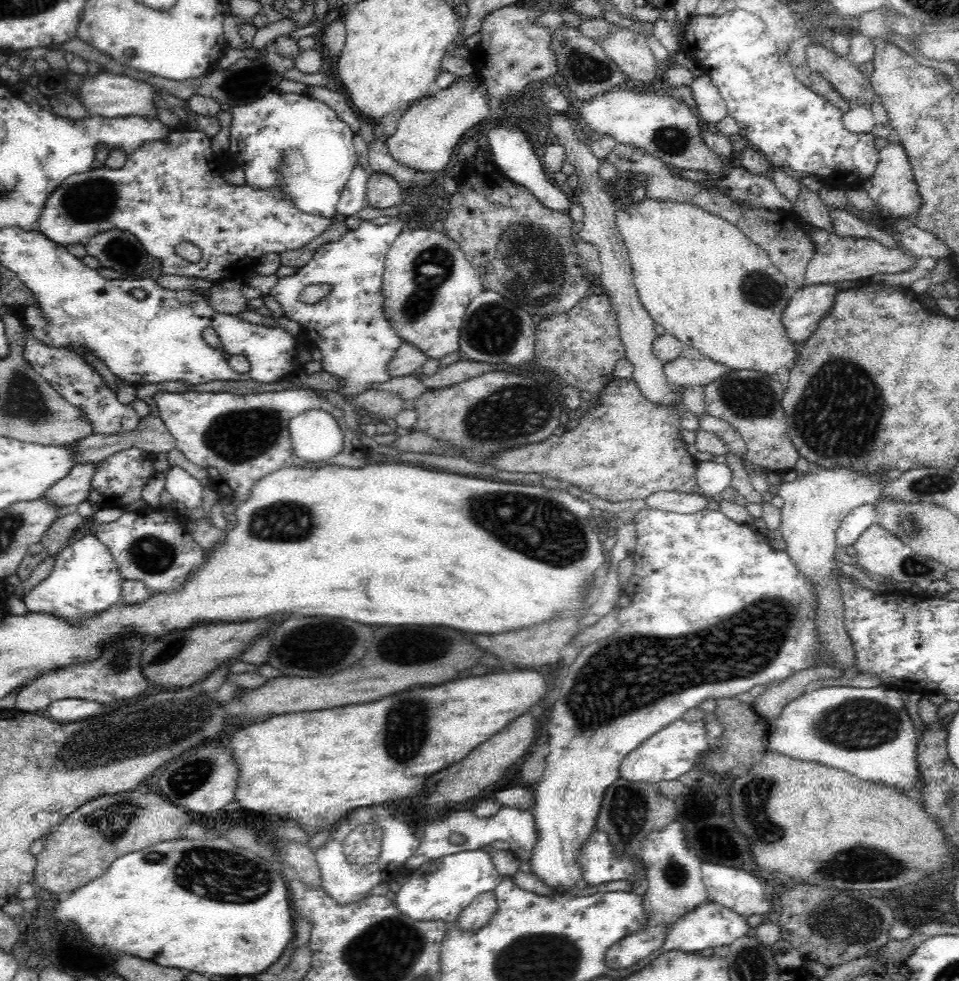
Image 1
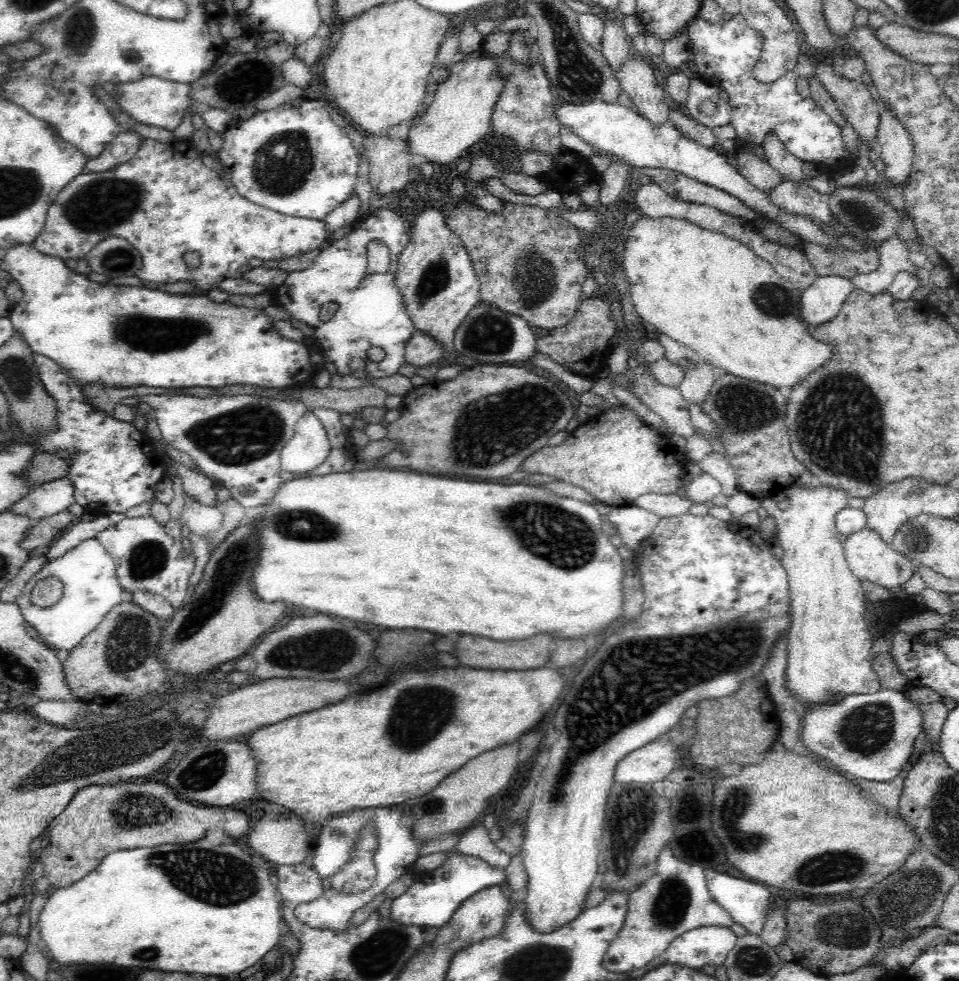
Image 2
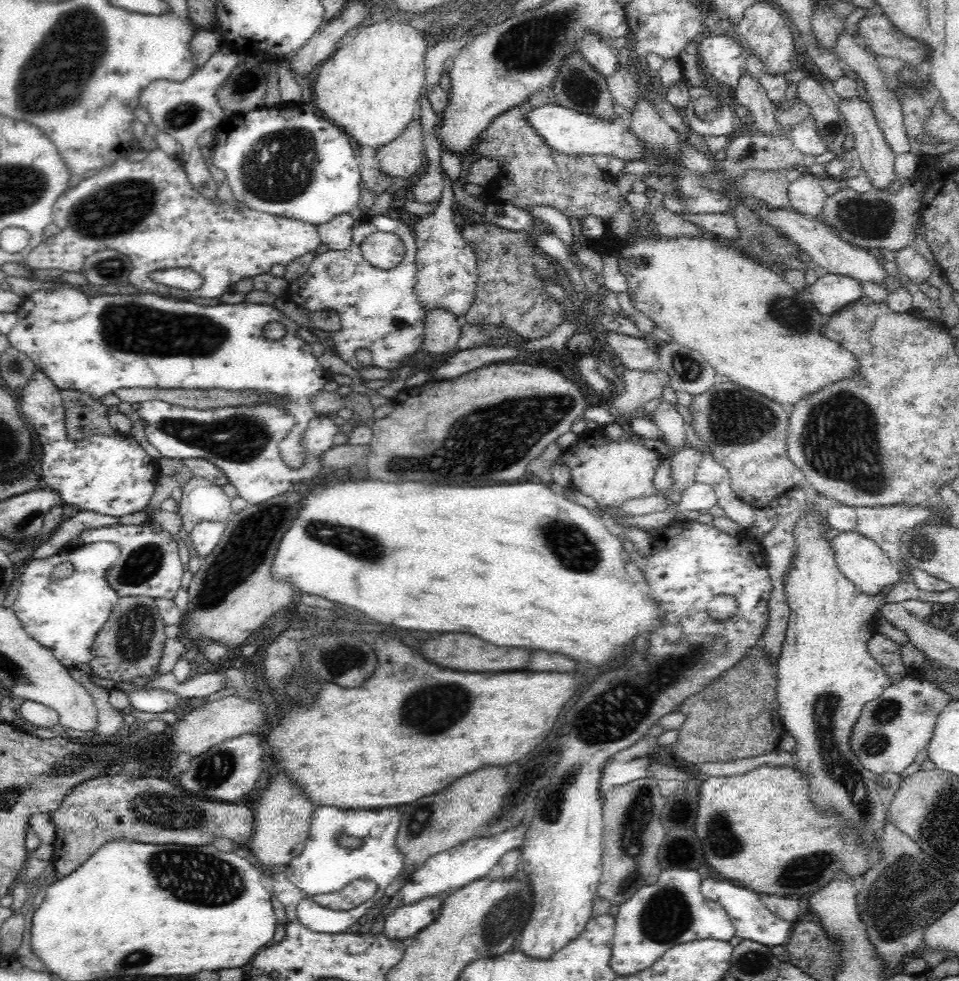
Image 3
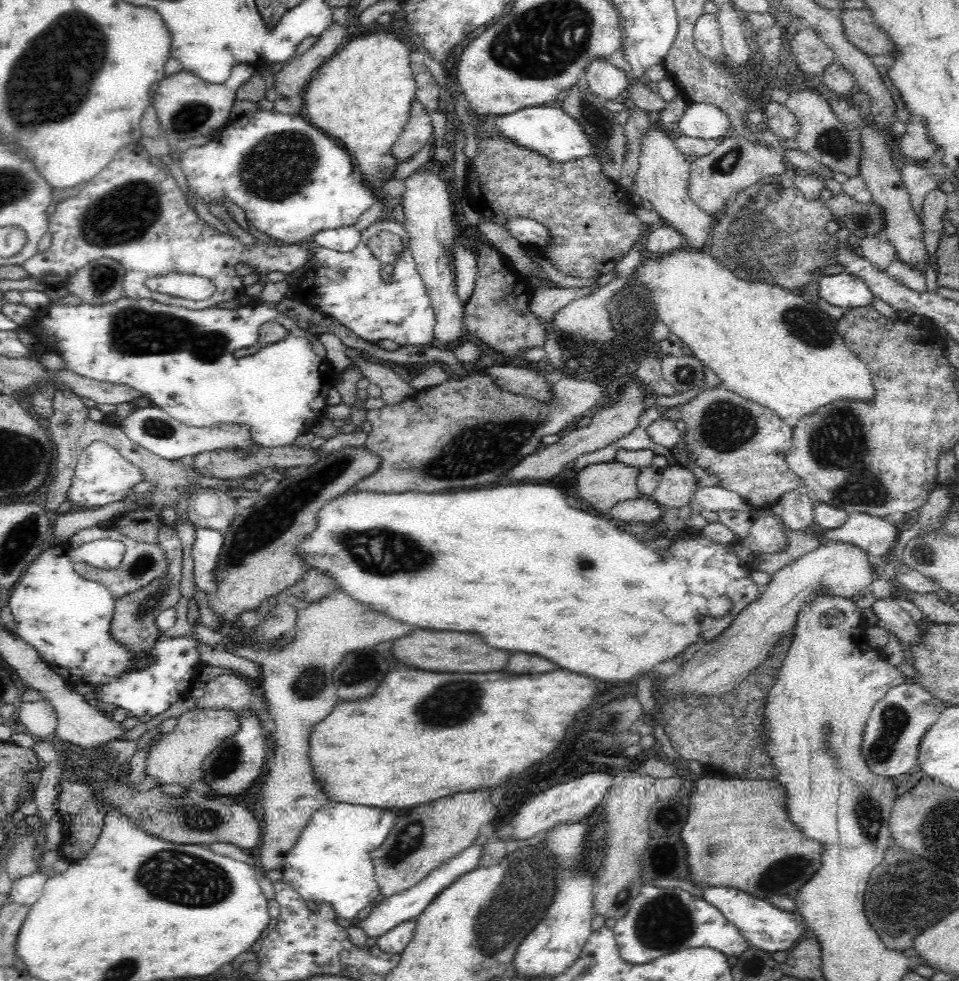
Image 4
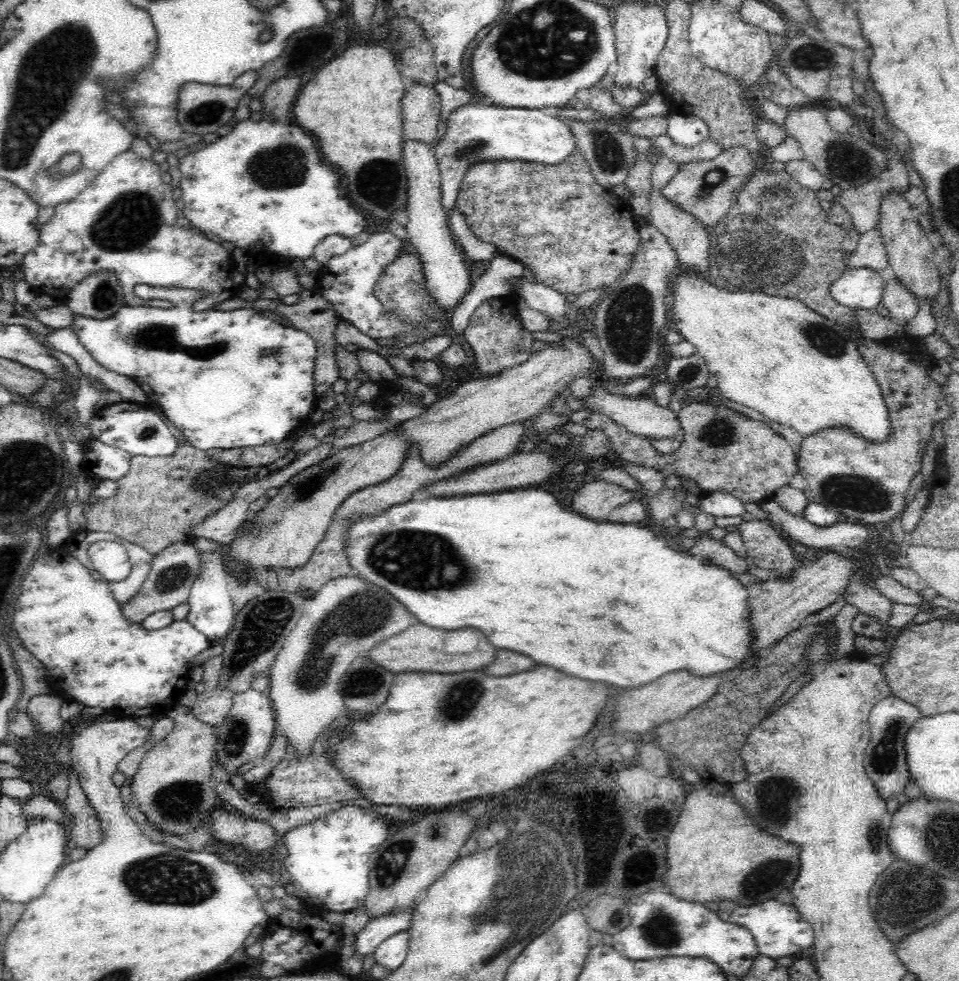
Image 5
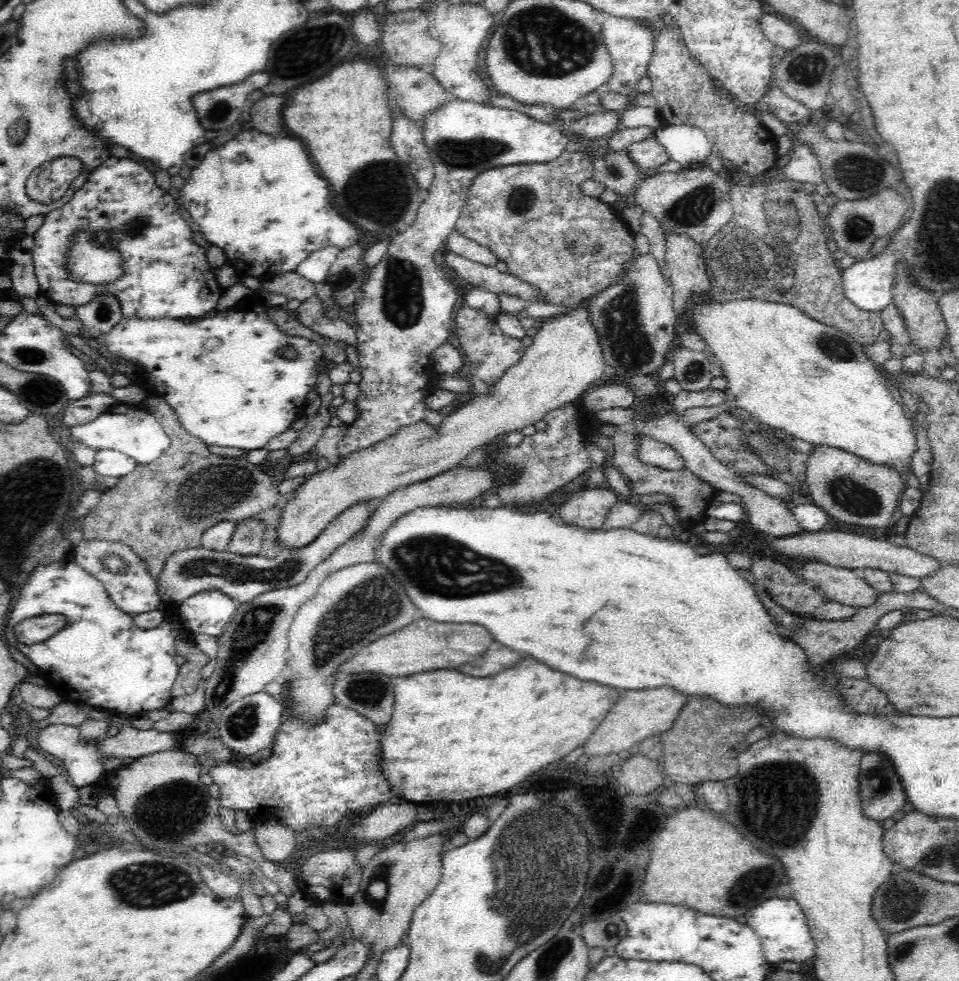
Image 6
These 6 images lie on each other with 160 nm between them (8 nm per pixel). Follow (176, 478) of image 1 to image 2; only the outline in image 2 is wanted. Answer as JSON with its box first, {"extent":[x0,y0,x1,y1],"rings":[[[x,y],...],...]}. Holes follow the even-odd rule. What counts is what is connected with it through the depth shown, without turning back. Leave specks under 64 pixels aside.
{"extent":[181,497,223,540],"rings":[[[185,497],[181,520],[188,525],[190,532],[207,540],[216,533],[223,523],[223,513],[216,507],[200,505],[194,499]]]}

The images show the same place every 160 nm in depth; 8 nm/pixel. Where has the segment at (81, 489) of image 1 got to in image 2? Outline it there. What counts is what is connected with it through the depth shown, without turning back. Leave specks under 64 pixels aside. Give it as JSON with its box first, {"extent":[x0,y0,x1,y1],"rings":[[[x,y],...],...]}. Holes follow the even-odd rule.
{"extent":[4,477,74,524],"rings":[[[64,477],[34,486],[28,494],[24,494],[4,511],[28,517],[30,523],[36,524],[40,519],[66,511],[72,503],[74,503],[72,483]]]}

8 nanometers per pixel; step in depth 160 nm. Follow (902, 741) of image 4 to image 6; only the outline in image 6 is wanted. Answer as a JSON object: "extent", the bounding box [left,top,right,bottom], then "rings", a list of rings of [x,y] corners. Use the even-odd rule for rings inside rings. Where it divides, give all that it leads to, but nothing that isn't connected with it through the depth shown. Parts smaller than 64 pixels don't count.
{"extent":[858,753,906,822],"rings":[[[866,753],[860,759],[858,793],[865,818],[876,822],[890,819],[906,804],[904,789],[892,763],[876,753]]]}

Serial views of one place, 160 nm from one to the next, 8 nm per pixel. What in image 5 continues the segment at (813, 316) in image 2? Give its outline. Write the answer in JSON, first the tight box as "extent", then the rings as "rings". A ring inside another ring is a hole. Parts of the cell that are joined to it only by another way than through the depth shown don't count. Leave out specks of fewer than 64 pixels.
{"extent":[831,267,887,310],"rings":[[[868,267],[846,269],[831,286],[836,302],[852,309],[874,310],[882,302],[887,273]]]}

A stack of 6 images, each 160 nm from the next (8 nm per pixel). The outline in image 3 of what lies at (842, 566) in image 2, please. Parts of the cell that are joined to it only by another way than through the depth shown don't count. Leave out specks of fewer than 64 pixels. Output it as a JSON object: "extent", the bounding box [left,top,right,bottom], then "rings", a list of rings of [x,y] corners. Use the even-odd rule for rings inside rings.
{"extent":[775,497,902,847],"rings":[[[813,497],[808,505],[808,511],[801,516],[801,519],[795,526],[795,554],[784,579],[784,592],[787,597],[790,614],[780,658],[776,662],[777,686],[775,692],[778,702],[777,713],[779,714],[779,719],[782,723],[782,727],[784,727],[784,732],[786,733],[787,738],[796,742],[795,750],[790,752],[792,756],[792,767],[798,770],[798,773],[808,781],[808,790],[806,790],[806,793],[808,793],[808,799],[812,801],[812,807],[814,807],[819,814],[827,816],[827,818],[833,816],[833,818],[841,820],[840,830],[838,830],[838,835],[840,835],[840,837],[845,837],[852,831],[852,833],[858,837],[856,847],[872,847],[874,842],[878,840],[880,834],[882,834],[884,825],[886,825],[886,822],[888,821],[889,806],[891,805],[896,791],[900,788],[902,778],[894,773],[878,775],[866,770],[858,760],[858,757],[852,753],[852,740],[850,740],[850,738],[852,738],[852,729],[856,724],[856,720],[862,716],[864,706],[866,706],[868,702],[876,700],[876,698],[881,698],[884,690],[887,690],[894,684],[892,676],[886,675],[886,671],[884,671],[884,669],[882,669],[876,662],[876,659],[871,655],[871,652],[868,651],[867,647],[867,642],[873,635],[872,630],[868,629],[870,628],[870,622],[872,622],[872,619],[876,618],[876,608],[885,603],[885,594],[888,592],[888,588],[884,587],[883,593],[880,593],[879,595],[867,595],[858,591],[858,589],[854,587],[854,584],[848,581],[848,579],[840,573],[840,570],[836,567],[836,559],[834,559],[834,555],[832,555],[834,554],[834,551],[832,551],[832,547],[830,547],[830,543],[828,543],[829,540],[824,539],[824,537],[822,537],[824,536],[824,533],[820,531],[820,522],[818,521],[818,516],[816,516],[816,510],[821,507],[821,503],[818,499]]]}

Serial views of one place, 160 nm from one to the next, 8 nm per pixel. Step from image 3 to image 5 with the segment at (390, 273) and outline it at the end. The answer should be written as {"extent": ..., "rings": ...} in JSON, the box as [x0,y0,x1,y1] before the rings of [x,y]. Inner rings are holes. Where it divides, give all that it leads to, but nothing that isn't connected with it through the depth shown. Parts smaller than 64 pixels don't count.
{"extent":[316,230,411,340],"rings":[[[390,230],[374,236],[364,236],[358,246],[347,250],[342,256],[332,258],[328,265],[316,271],[318,291],[333,306],[340,320],[347,320],[356,326],[360,333],[374,340],[406,335],[411,328],[411,326],[403,326],[392,313],[384,313],[382,303],[374,297],[373,291],[376,280],[389,263],[398,257],[402,242]]]}

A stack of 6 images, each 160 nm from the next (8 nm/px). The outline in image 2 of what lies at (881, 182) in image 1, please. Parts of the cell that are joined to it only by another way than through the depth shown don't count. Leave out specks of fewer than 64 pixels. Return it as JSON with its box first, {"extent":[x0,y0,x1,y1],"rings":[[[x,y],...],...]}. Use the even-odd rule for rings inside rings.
{"extent":[876,106,914,184],"rings":[[[887,106],[880,112],[876,144],[880,145],[880,159],[885,166],[879,180],[905,184],[912,168],[914,145],[910,133]]]}

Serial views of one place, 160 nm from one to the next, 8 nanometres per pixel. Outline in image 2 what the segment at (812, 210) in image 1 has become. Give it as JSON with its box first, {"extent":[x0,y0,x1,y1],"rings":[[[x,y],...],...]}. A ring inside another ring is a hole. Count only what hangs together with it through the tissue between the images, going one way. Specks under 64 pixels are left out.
{"extent":[760,130,807,182],"rings":[[[771,130],[764,136],[760,150],[764,153],[769,165],[780,172],[784,180],[790,182],[807,180],[807,176],[802,171],[803,161],[788,152],[782,141]]]}

